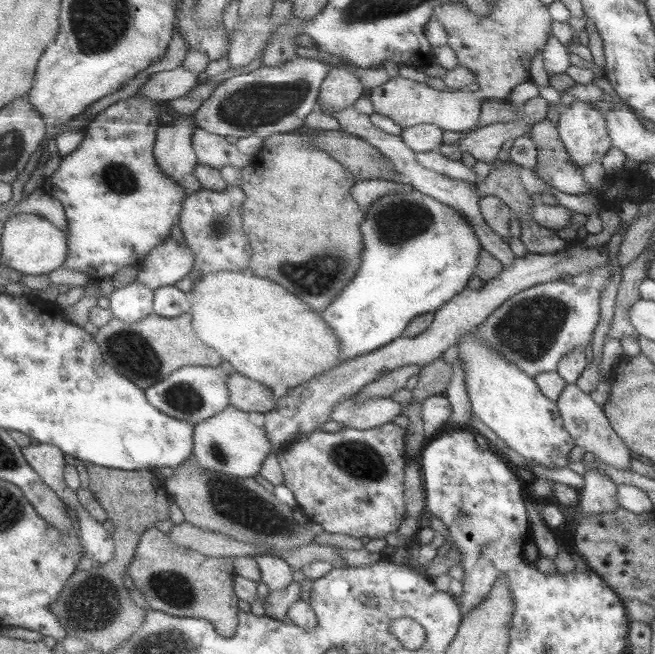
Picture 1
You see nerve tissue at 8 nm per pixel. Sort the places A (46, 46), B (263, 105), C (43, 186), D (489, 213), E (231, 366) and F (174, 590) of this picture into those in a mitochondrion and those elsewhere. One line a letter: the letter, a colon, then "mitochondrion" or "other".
A: other
B: mitochondrion
C: other
D: other
E: other
F: mitochondrion

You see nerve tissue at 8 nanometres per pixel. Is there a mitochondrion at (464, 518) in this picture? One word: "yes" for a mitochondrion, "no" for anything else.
yes

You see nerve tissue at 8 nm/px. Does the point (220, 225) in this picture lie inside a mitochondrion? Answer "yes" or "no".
yes

